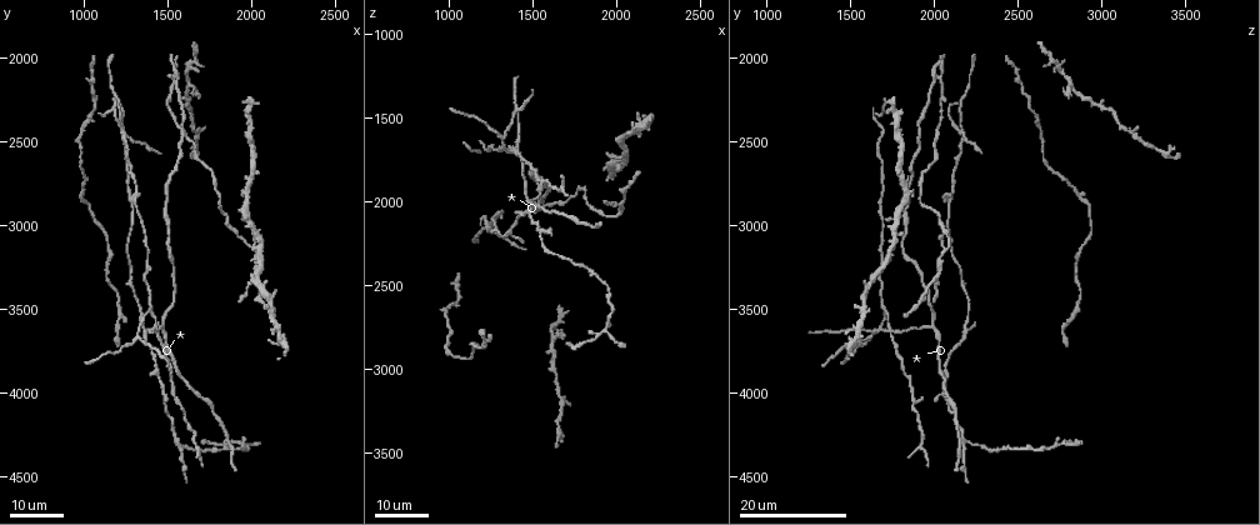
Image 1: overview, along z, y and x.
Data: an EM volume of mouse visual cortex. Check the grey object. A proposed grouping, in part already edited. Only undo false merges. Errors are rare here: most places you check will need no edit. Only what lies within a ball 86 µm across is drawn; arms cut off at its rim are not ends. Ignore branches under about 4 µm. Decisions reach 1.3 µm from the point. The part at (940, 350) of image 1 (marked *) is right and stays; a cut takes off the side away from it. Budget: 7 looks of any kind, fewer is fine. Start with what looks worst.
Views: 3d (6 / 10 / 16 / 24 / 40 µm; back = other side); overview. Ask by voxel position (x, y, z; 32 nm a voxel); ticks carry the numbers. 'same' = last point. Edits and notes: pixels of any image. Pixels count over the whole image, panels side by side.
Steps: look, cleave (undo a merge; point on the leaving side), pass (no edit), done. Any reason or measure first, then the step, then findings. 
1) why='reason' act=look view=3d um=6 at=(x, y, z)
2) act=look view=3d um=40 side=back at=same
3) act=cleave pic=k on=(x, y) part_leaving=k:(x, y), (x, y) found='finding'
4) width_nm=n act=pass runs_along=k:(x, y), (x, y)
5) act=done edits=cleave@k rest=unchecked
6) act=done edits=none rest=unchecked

act=look view=3d um=24 at=(1460, 3600, 1980)

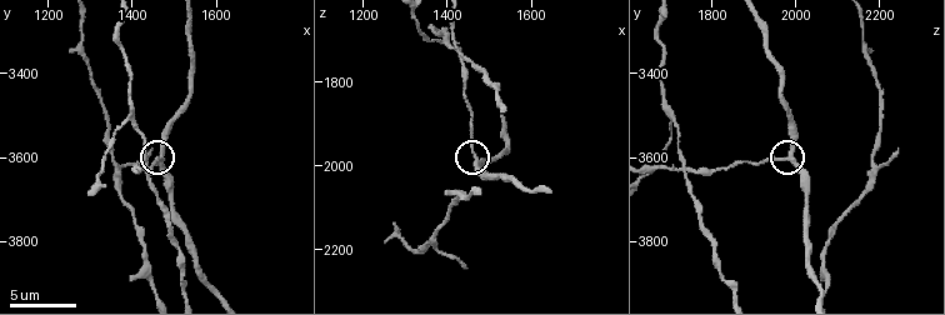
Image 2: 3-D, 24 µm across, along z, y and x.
act=look view=3d um=10 at=(1475, 3600, 1980)

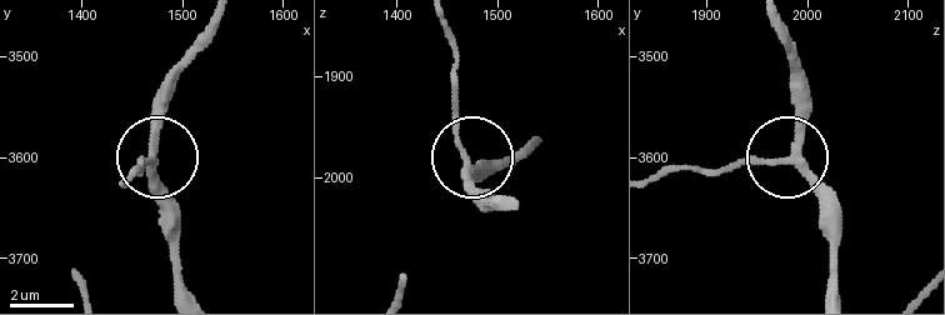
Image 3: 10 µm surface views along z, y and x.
arms=3 act=pass runs_along=3:(491, 211), (459, 131), (459, 69) found='all the same cell'

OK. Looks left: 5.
why='thin arm on a thick one' act=look view=3d um=16 at=(1430, 3640, 1735)

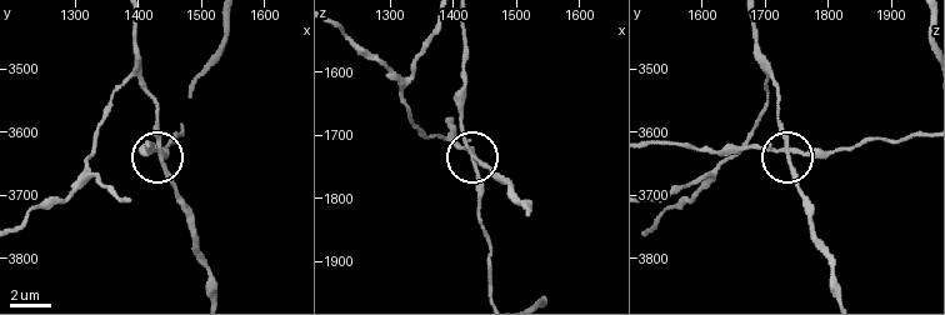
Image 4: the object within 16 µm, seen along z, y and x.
side_arm_um=32 act=pass runs_along=4:(179, 136), (160, 154), (178, 195) found='all the same cell'

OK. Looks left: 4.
why='three-way junction' act=look view=3d um=16 at=(1385, 3505, 1700)

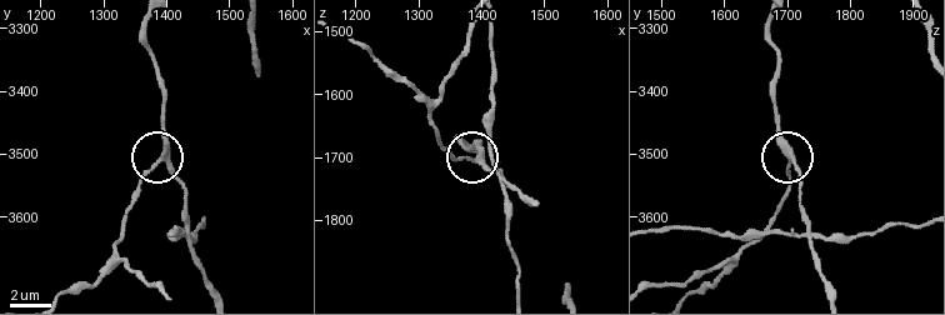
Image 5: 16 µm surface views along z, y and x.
act=look view=3d um=16 side=back at=(1385, 3510, 1705)

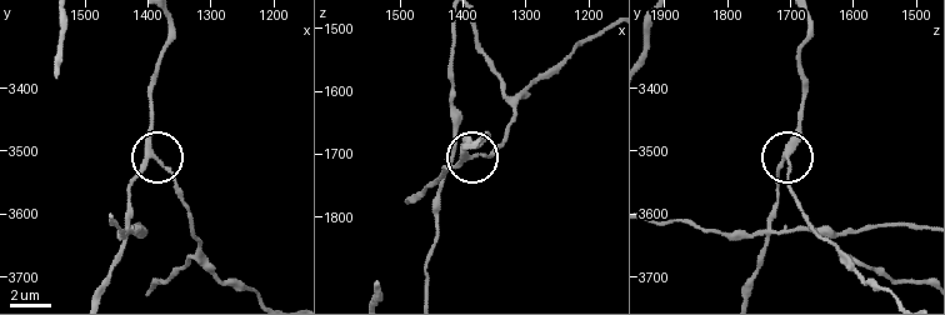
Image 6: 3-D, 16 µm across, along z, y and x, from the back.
width_nm=220 act=pass runs_along=6:(424, 294), (439, 233), (444, 168), (489, 158), (503, 148) found='all the same cell'

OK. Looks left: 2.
why='three-way junction' act=look view=3d um=24 at=(1540, 4280, 2180)

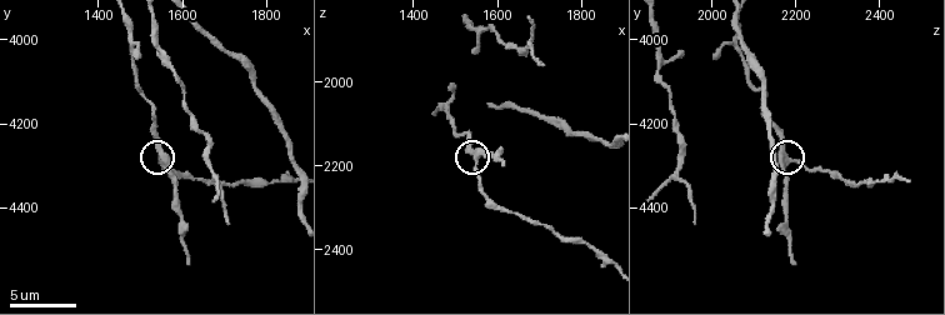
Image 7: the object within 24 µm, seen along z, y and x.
why='closer look' act=look view=3d um=6 at=(1555, 4290, 2190)

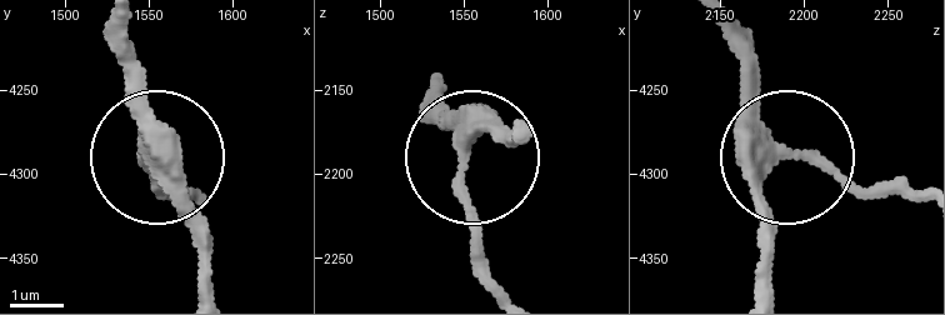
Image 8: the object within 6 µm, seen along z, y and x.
width_nm=270 act=pass found='continuous, no second cell'

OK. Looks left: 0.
act=done edits=none rest=unchecked

